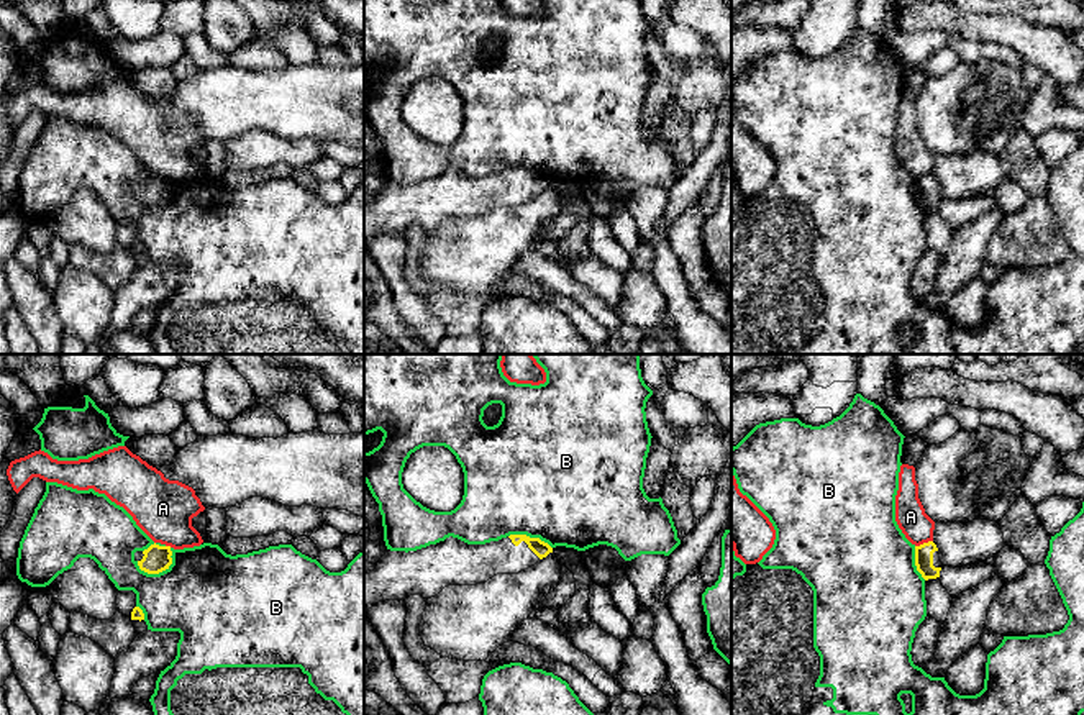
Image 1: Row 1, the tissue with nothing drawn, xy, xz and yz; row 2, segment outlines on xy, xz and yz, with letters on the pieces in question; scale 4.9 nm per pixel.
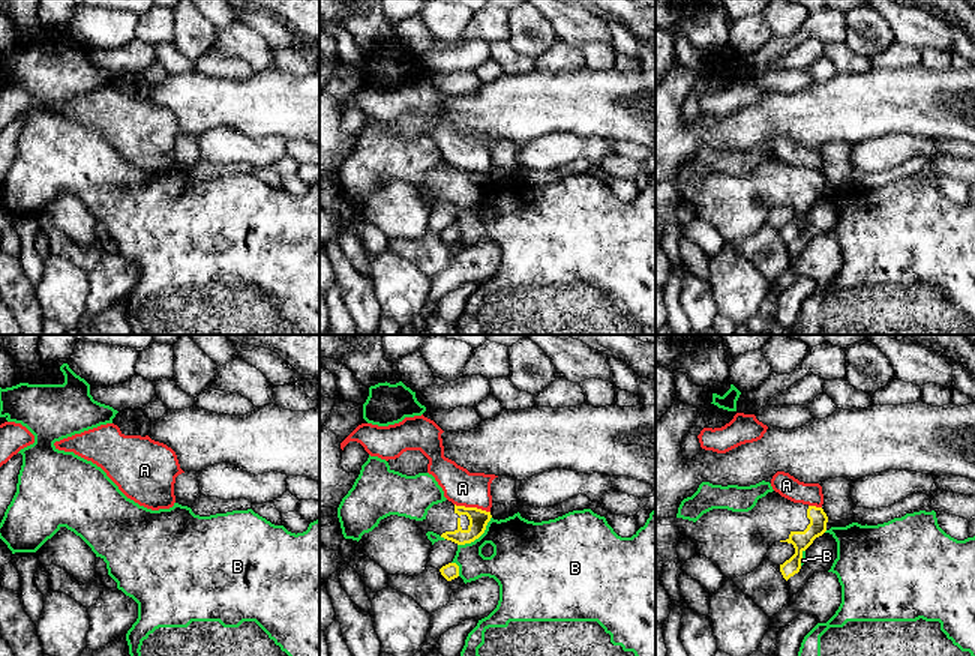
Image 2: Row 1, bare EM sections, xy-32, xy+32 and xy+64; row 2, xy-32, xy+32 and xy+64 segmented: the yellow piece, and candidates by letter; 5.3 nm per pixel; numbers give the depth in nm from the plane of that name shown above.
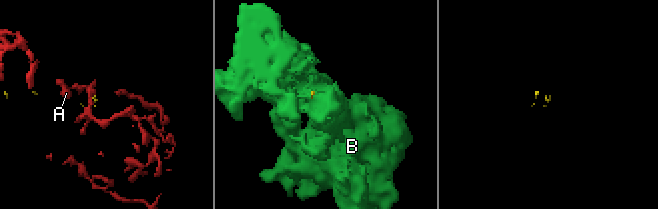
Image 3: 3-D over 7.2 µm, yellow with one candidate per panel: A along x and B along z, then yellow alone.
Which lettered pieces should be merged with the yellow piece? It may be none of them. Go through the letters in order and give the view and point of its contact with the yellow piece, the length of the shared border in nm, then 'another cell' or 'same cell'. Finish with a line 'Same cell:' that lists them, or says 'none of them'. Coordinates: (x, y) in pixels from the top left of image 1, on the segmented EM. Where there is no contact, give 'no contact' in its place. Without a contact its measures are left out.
A: contact yz (924, 543); length 90 nm; another cell
B: contact xy (161, 571); length 200 nm; another cell
Same cell: none of them

